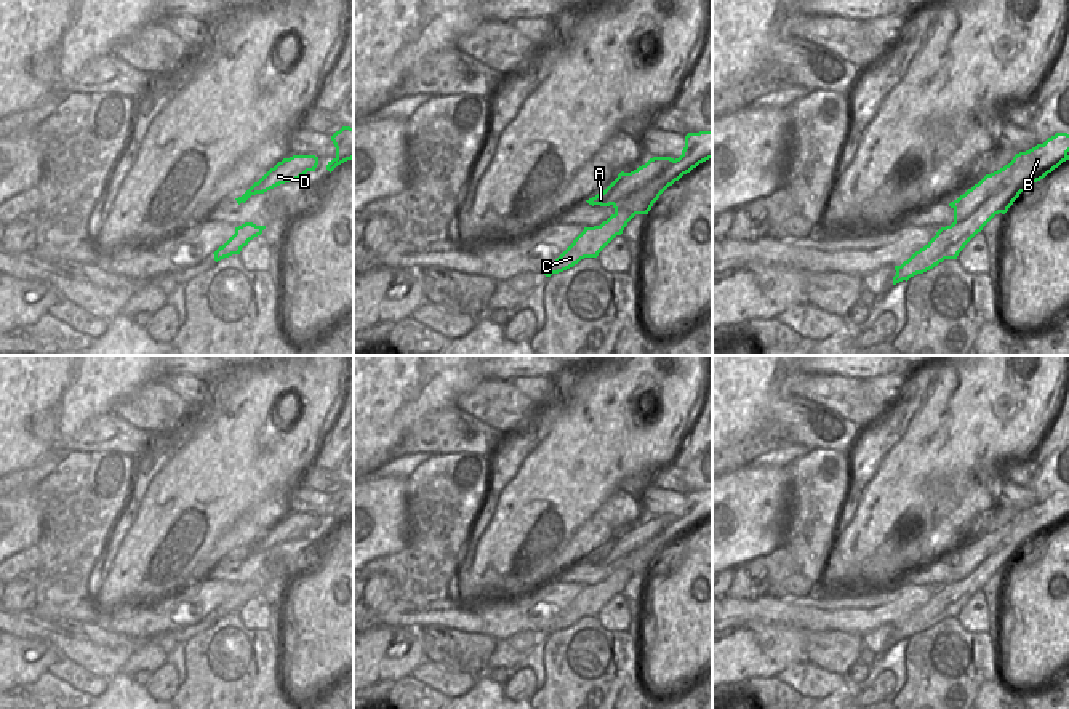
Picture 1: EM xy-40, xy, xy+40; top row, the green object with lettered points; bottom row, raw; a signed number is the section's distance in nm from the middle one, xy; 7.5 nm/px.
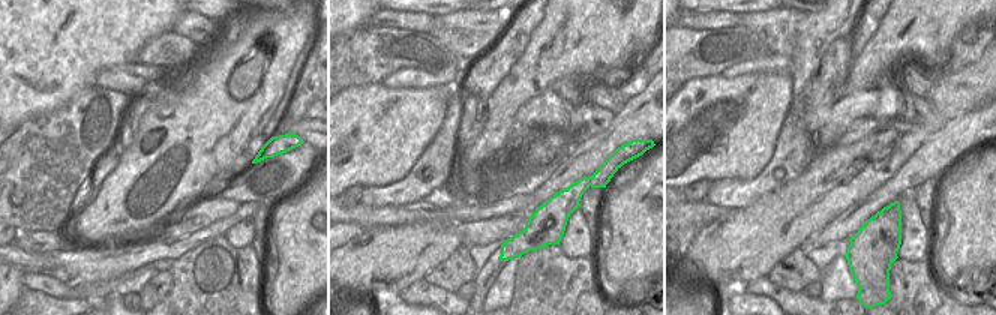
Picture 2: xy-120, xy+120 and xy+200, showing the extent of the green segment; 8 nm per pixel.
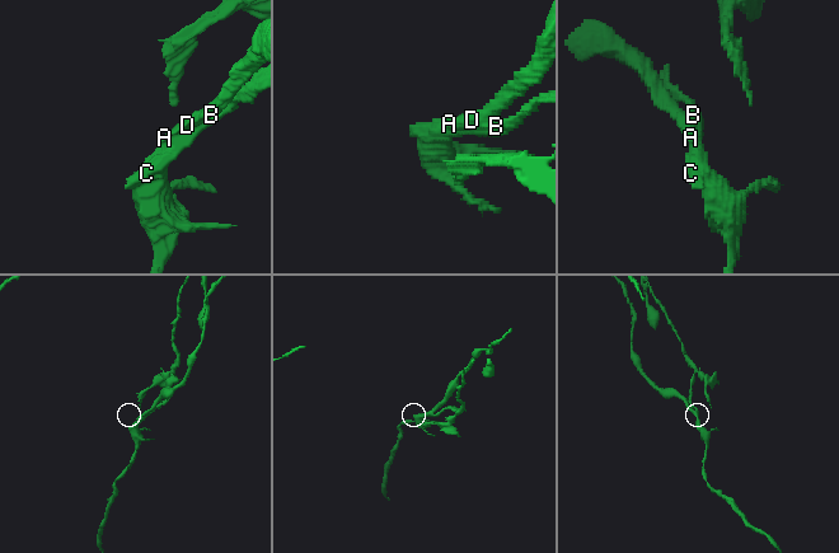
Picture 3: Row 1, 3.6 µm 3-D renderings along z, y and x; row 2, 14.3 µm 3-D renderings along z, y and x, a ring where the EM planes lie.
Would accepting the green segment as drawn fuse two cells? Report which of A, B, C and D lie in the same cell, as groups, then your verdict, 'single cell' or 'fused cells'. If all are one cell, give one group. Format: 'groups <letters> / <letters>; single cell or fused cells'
groups A D / B C; fused cells

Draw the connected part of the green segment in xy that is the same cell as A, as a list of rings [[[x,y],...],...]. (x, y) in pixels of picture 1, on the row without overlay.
[[[653,515],[645,523],[639,525],[631,531],[621,530],[618,536],[600,552],[586,559],[589,563],[610,565],[626,555],[632,554],[635,549],[650,543],[658,536],[667,525],[675,519],[671,515]]]

